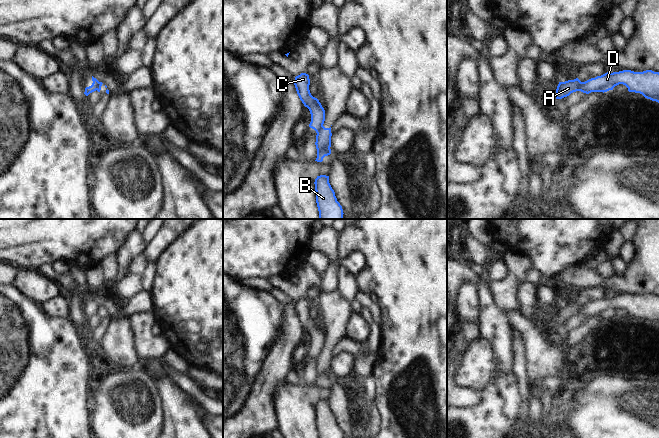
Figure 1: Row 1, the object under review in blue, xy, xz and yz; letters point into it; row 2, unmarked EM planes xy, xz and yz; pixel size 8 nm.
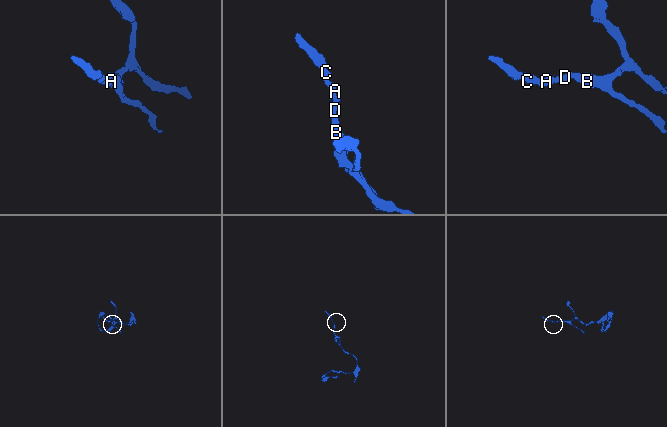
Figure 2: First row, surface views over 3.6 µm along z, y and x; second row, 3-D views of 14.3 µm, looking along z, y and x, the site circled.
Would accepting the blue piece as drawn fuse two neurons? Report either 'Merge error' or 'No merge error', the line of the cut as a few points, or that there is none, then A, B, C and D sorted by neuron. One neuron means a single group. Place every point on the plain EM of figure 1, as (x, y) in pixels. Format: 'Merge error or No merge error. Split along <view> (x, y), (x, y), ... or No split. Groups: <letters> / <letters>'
Merge error. Split along yz (583, 306), (576, 314). Groups: A C / B D.

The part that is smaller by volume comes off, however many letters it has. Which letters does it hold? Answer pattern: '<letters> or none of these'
A, C

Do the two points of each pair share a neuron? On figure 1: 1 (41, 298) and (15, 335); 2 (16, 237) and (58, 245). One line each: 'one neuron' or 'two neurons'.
1: two neurons
2: one neuron

